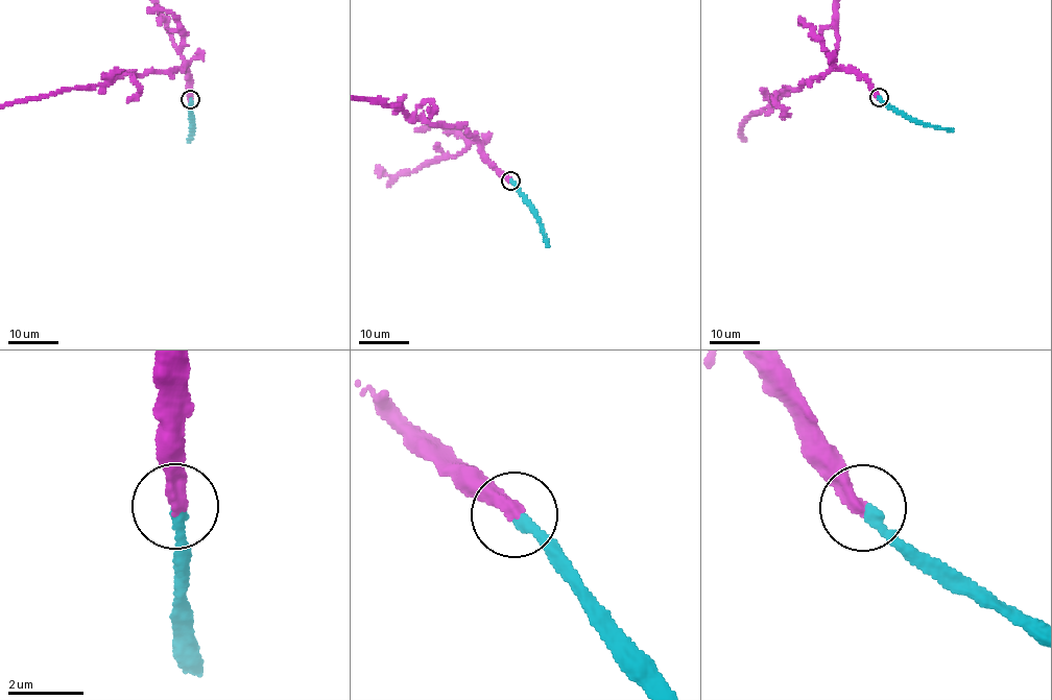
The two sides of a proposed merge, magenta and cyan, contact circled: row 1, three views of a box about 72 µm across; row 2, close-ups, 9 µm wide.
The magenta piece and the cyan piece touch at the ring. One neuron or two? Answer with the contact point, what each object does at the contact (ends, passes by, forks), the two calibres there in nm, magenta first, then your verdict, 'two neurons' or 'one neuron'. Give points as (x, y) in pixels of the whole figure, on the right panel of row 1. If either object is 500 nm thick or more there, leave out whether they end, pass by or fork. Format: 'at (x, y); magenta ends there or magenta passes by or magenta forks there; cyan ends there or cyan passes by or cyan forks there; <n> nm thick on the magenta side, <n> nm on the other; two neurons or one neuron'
at (879, 97); magenta ends there; cyan ends there; 360 nm thick on the magenta side, 300 nm on the other; one neuron

